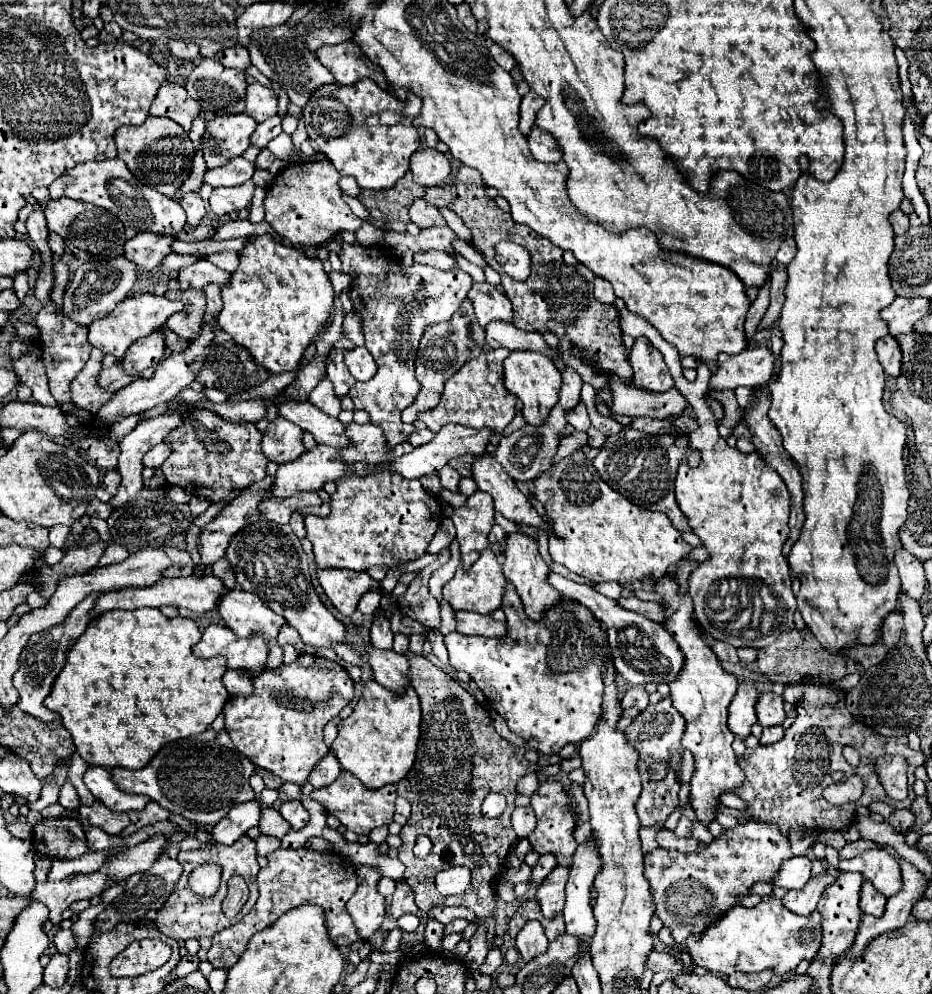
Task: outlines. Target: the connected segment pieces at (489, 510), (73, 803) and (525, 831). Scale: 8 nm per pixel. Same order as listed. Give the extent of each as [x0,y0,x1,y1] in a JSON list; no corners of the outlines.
[[450,491,494,569],[58,785,78,809],[512,807,536,839]]

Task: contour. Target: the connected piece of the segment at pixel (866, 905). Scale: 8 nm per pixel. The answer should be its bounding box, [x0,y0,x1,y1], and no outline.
[860,881,886,917]

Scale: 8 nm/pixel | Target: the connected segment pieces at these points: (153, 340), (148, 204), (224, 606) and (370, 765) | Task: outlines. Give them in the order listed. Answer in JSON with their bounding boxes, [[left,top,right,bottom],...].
[[122,327,164,373],[50,157,186,235],[218,589,286,639],[330,681,420,789]]

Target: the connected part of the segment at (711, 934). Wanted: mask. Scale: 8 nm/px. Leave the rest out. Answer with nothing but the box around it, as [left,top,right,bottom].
[686,897,820,977]

